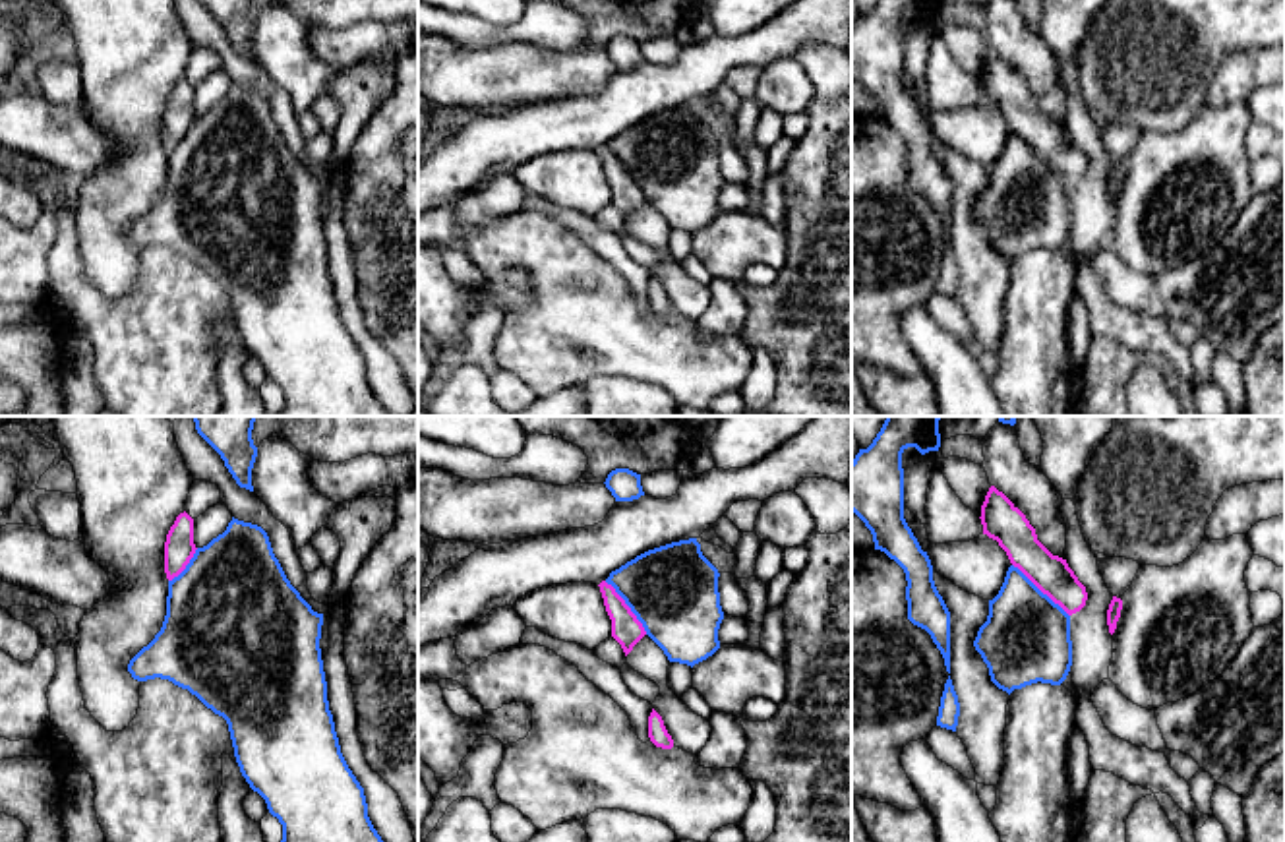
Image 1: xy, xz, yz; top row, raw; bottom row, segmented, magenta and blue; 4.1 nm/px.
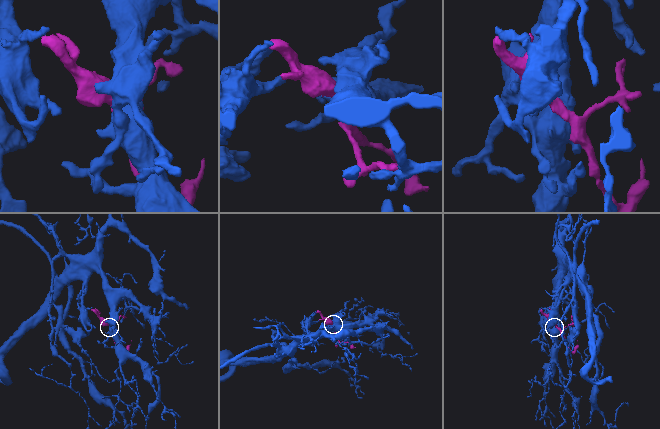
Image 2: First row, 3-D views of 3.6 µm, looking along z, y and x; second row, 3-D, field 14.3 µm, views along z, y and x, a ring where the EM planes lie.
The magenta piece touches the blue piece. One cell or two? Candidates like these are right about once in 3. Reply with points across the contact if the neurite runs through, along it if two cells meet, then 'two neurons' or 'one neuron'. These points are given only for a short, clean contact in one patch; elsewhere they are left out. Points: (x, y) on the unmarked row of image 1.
two neurons

